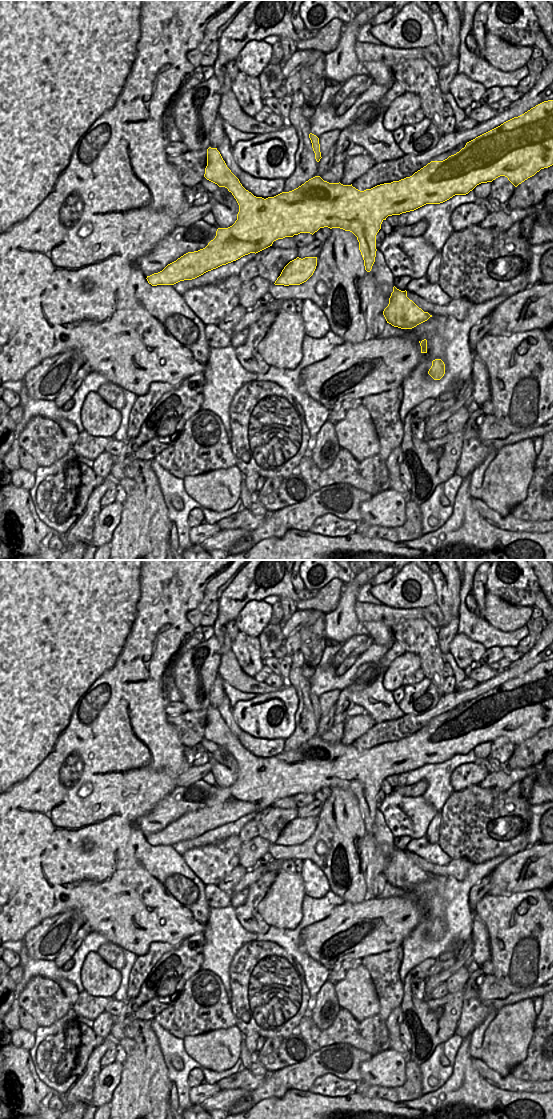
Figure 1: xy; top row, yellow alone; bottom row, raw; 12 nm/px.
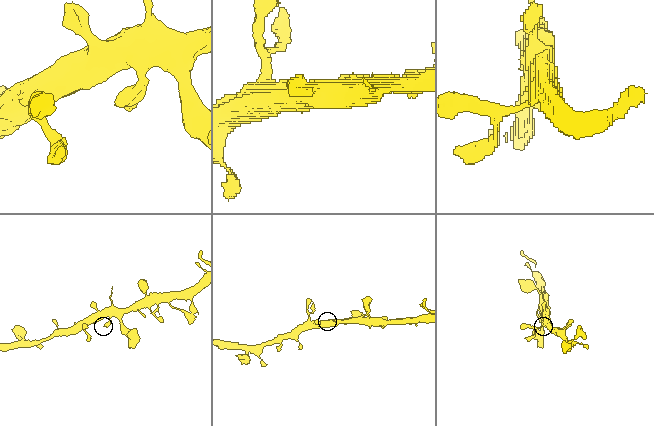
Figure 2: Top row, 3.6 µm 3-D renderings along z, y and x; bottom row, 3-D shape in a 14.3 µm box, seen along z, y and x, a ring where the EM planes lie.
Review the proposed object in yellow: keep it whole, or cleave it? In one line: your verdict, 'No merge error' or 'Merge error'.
No merge error

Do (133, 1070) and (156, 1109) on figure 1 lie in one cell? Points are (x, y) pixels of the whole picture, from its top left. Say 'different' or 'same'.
same

